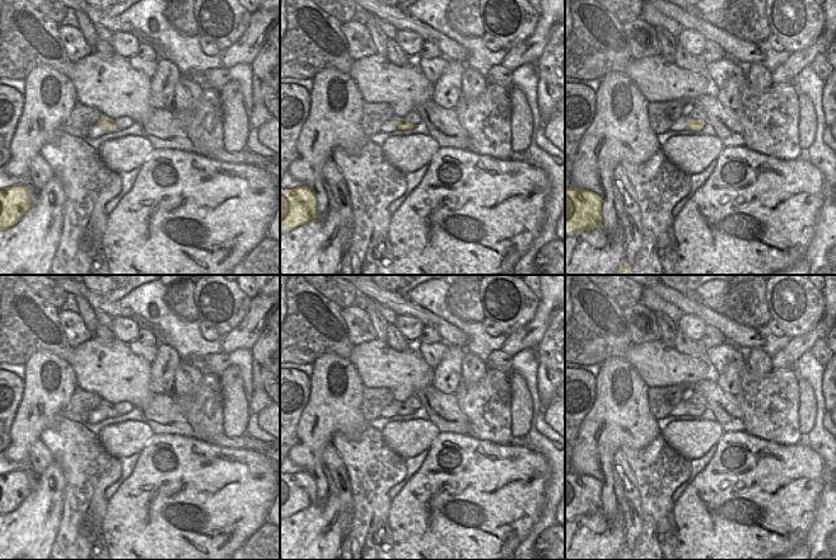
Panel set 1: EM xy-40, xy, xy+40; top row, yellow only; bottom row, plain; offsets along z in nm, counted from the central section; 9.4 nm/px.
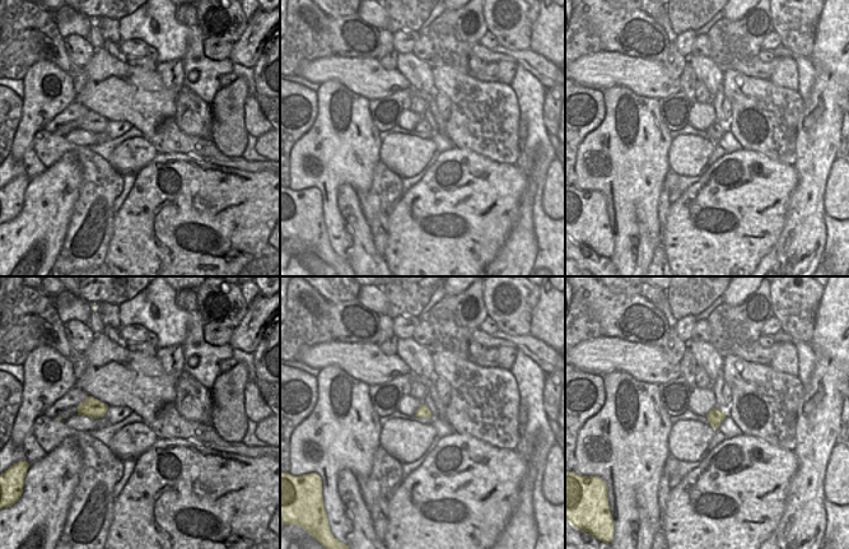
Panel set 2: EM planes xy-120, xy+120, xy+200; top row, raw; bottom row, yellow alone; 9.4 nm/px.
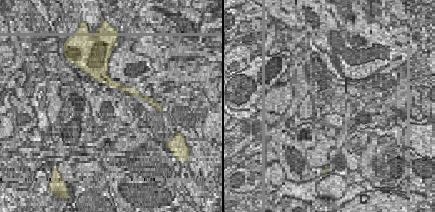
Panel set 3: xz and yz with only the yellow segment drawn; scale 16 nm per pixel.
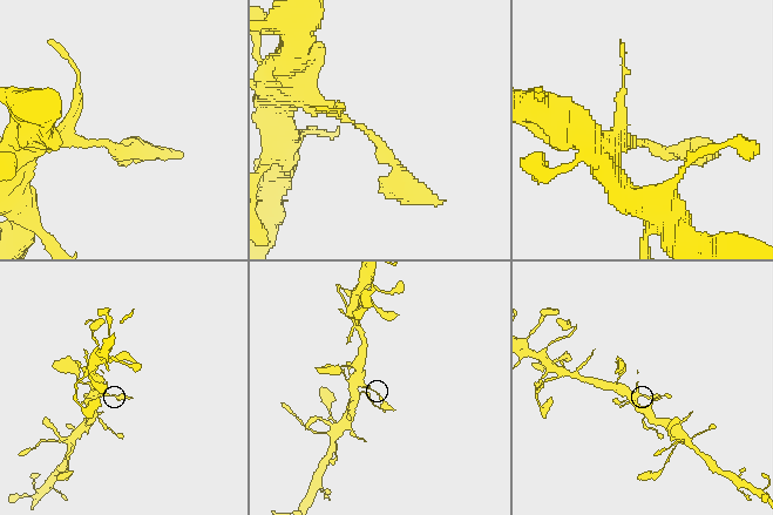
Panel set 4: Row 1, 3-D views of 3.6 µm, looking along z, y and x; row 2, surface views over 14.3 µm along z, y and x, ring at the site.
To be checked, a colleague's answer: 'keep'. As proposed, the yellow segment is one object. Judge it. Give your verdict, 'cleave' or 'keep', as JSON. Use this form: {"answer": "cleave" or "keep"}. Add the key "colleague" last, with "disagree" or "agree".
{"answer": "keep", "colleague": "agree"}

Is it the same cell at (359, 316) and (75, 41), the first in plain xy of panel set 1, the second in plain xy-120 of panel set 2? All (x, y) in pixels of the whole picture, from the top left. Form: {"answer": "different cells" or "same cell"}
{"answer": "same cell"}

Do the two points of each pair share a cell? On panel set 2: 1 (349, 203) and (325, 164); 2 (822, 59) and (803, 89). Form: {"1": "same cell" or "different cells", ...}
{"1": "different cells", "2": "different cells"}

